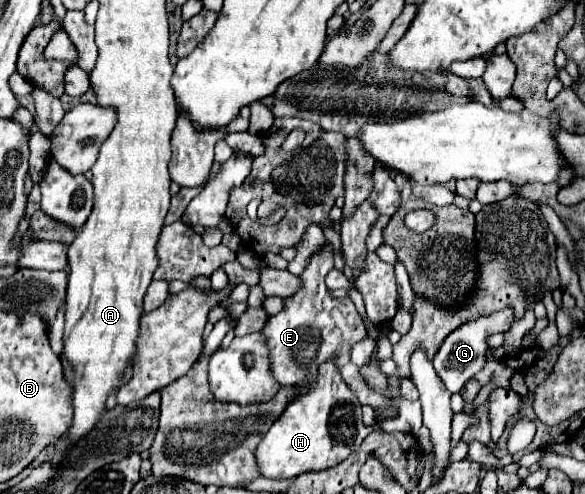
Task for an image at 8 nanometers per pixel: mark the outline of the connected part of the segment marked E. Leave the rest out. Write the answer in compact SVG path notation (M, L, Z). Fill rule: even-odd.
M327 245L319 253L315 253L303 271L303 289L297 291L289 301L287 307L269 317L263 335L269 347L269 357L271 357L271 371L273 379L281 383L283 387L291 387L301 383L303 379L313 379L319 371L319 363L329 361L335 357L335 365L339 369L341 379L351 387L351 391L357 395L361 405L371 405L373 409L381 411L389 401L371 387L363 375L359 373L359 367L351 363L349 353L355 343L365 339L365 325L363 319L359 317L355 305L351 299L333 299L331 293L325 287L325 275L333 269L333 247Z

